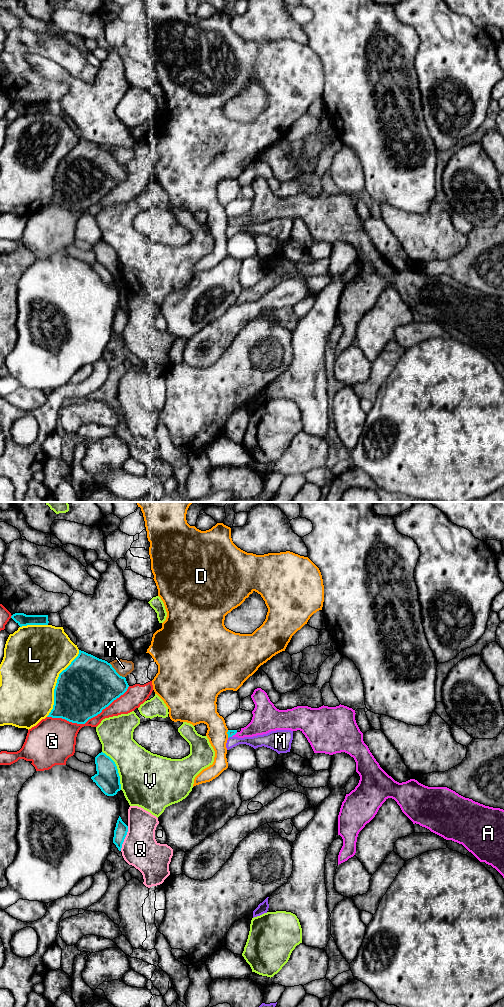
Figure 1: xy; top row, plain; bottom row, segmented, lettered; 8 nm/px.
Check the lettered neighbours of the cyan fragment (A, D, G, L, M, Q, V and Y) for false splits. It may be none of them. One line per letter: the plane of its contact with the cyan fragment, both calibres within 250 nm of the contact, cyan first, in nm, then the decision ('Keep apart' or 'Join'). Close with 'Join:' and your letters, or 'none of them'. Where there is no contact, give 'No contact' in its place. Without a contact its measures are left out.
A: Touches cyan in xy. Thickness 50 nm (cyan) against 180 nm. Join
D: Touches cyan in xy. Thickness 50 nm (cyan) against 190 nm. Keep apart
G: Touches cyan in xy. Thickness 440 nm (cyan) against 240 nm. Keep apart
L: Touches cyan in xy. Thickness 440 nm (cyan) against 480 nm. Keep apart
M: Touches cyan in xy. Thickness 50 nm (cyan) against 100 nm. Keep apart
Q: Touches cyan in xy. Thickness 110 nm (cyan) against 300 nm. Keep apart
V: Touches cyan in xy. Thickness 190 nm (cyan) against 420 nm. Keep apart
Y: Touches cyan in xy. Thickness 460 nm (cyan) against 130 nm. Keep apart
Join: A

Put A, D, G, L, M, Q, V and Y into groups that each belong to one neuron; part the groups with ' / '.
A / D / G / L / M / Q / V / Y

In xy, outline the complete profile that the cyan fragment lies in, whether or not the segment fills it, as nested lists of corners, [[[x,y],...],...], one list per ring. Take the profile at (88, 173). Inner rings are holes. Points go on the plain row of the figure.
[[[79,138],[78,144],[59,162],[54,177],[53,197],[47,205],[85,212],[123,183],[128,175],[126,166],[120,164],[110,151]]]

